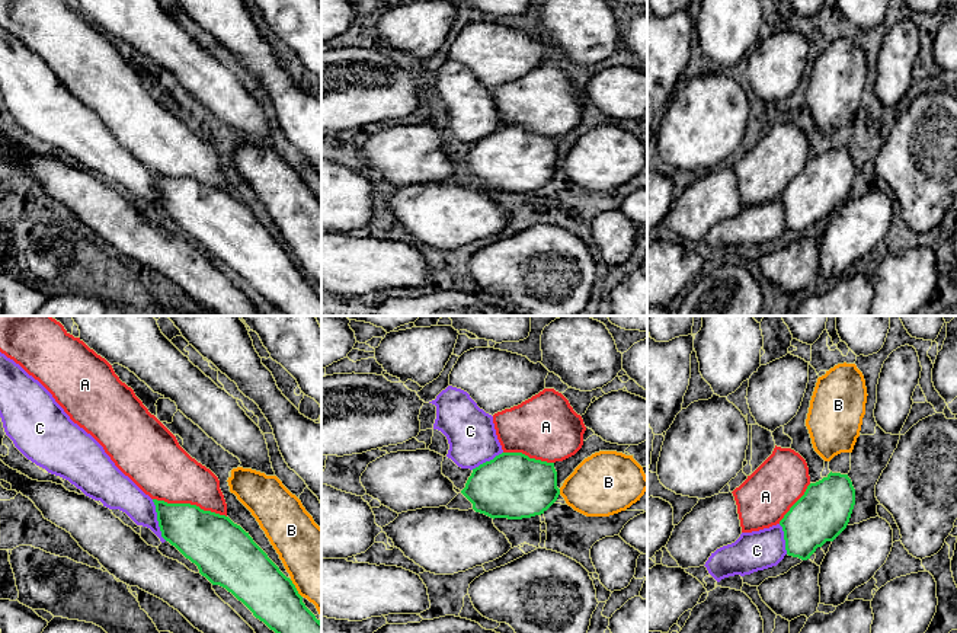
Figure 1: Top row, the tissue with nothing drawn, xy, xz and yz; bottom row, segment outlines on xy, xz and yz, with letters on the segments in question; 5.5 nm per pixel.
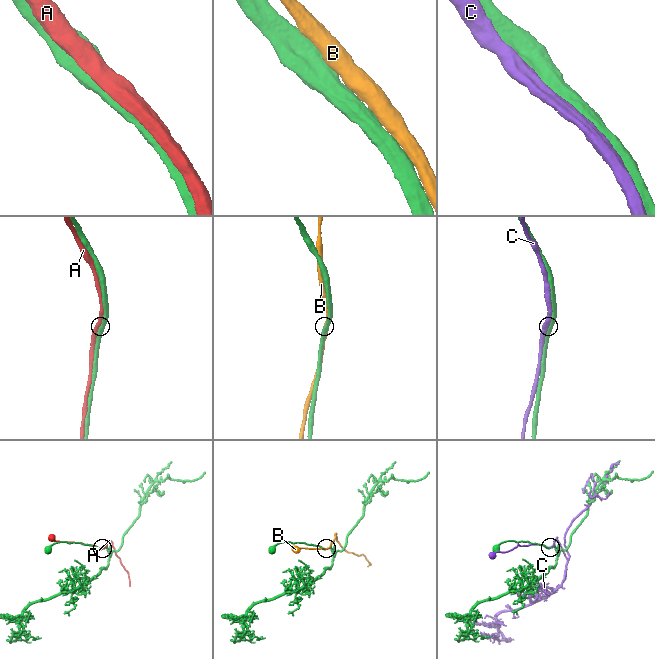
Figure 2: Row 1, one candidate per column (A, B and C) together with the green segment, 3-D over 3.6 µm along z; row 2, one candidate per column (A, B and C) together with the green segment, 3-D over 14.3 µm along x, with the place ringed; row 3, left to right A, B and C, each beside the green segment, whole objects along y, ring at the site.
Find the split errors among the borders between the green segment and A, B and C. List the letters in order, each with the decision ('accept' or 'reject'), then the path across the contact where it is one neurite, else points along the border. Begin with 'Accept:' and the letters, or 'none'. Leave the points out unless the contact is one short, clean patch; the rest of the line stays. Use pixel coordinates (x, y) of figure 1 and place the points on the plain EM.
Accept: none
A: reject
B: reject
C: reject

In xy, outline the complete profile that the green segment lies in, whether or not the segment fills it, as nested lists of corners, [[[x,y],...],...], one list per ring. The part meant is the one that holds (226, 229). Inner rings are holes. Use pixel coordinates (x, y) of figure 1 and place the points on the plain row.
[[[153,173],[161,211],[195,237],[212,259],[220,259],[241,275],[256,292],[285,316],[321,316],[321,295],[305,281],[295,259],[240,199],[228,191],[191,178]]]

